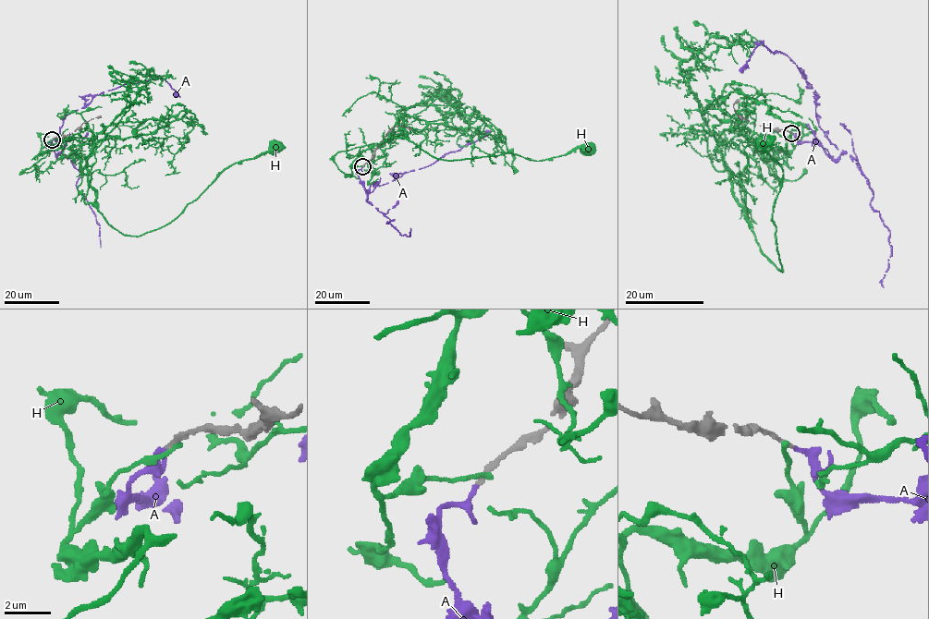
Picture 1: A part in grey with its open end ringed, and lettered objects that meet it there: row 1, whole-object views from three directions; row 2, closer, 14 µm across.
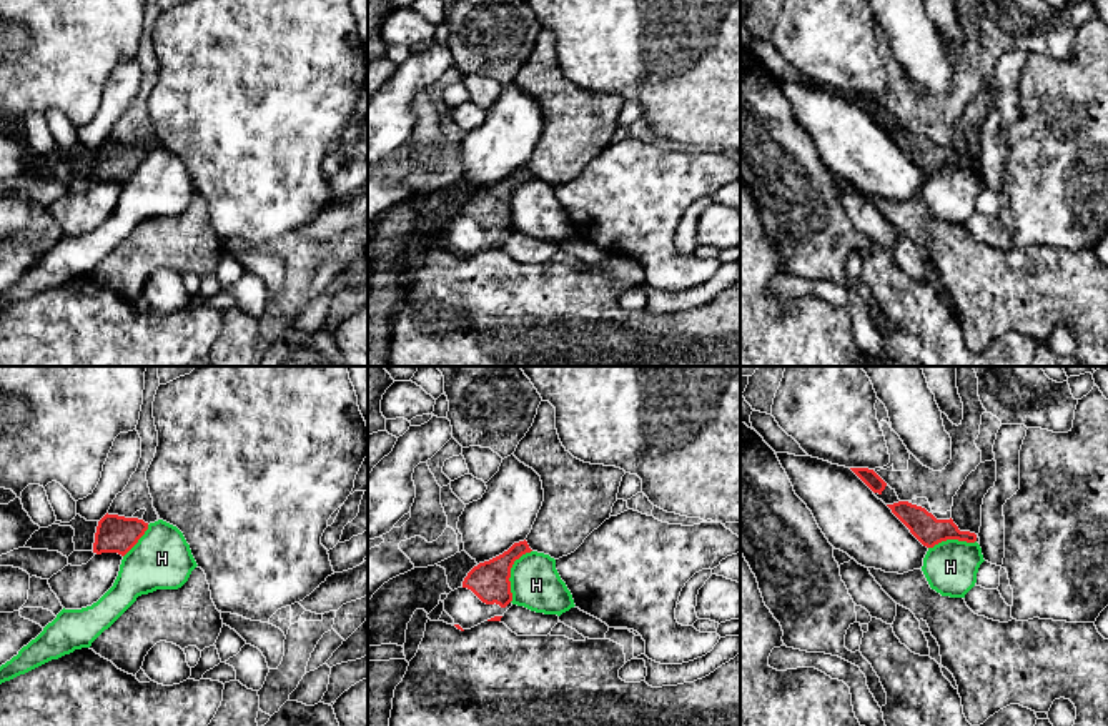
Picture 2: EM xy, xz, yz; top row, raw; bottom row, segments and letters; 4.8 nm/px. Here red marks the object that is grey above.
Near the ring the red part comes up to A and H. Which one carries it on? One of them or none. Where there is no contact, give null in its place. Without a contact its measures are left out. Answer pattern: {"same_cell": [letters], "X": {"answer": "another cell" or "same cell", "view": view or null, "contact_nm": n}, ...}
{"same_cell": ["A"], "A": {"answer": "same cell", "view": null}, "H": {"answer": "another cell", "view": "xz", "contact_nm": 280}}

